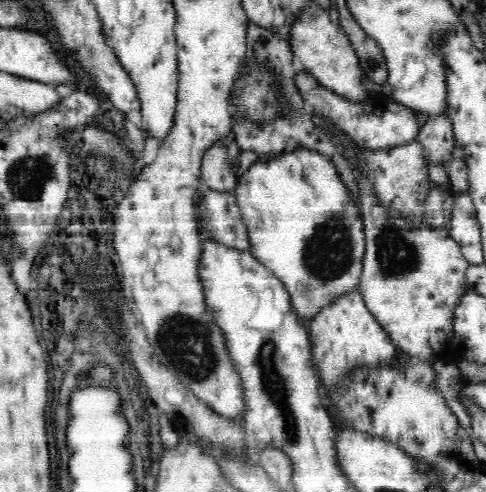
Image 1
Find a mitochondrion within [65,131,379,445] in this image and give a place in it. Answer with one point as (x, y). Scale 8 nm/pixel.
(186, 343)

